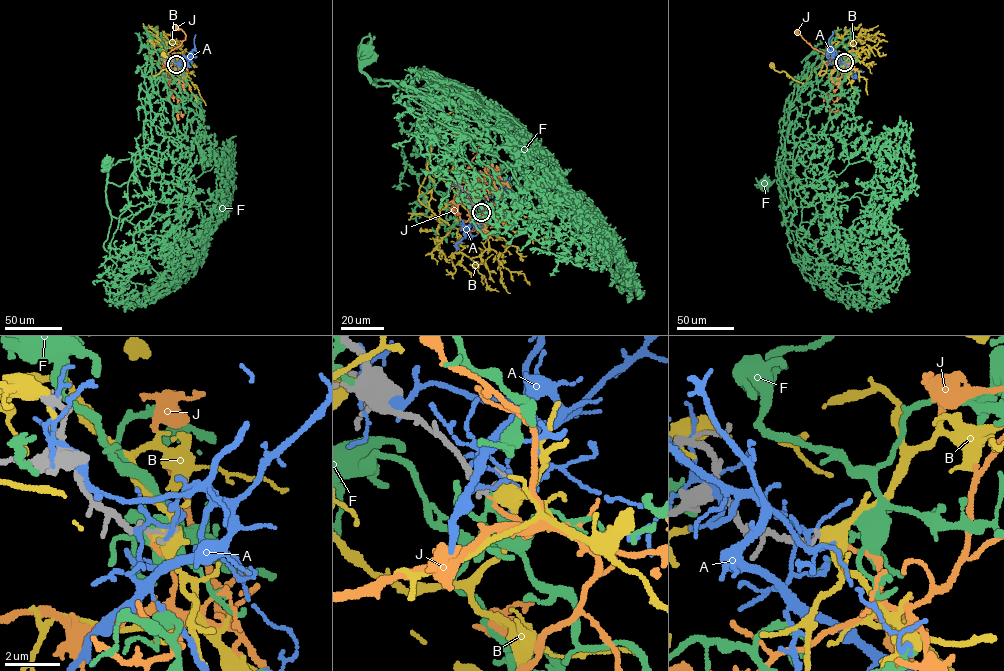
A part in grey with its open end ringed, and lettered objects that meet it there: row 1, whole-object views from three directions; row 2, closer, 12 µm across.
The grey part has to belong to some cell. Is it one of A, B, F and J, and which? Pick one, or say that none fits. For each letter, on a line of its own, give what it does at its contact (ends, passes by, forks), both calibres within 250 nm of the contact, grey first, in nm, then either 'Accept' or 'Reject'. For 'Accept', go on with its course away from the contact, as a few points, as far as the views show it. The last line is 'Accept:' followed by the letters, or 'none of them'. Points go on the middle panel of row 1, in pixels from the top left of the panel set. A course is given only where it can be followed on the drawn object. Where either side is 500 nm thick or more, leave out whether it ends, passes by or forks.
A: It forks there. Thickness 170 nm (grey) against 90 nm. Reject
B: It passes by. Thickness 200 nm (grey) against 420 nm. Reject
F: It passes by. Thickness 160 nm (grey) against 160 nm. Reject
J: It ends there. Thickness 160 nm (grey) against 160 nm. Accept. Its course: (482, 212), (485, 215), (465, 221), (454, 206), (461, 178), (482, 145), (480, 140), (466, 132), (458, 134)
Accept: J

